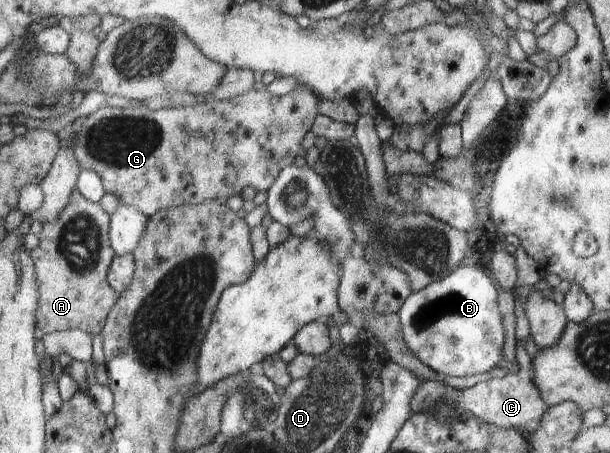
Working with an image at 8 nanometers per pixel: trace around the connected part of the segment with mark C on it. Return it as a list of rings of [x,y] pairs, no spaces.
[[[516,372],[506,374],[502,378],[476,383],[463,390],[452,388],[436,380],[422,382],[412,396],[411,413],[424,412],[427,408],[432,408],[441,402],[449,404],[454,413],[471,413],[476,419],[484,420],[494,427],[524,430],[528,431],[529,435],[536,429],[547,408],[541,398],[541,392],[533,384],[532,379]]]

